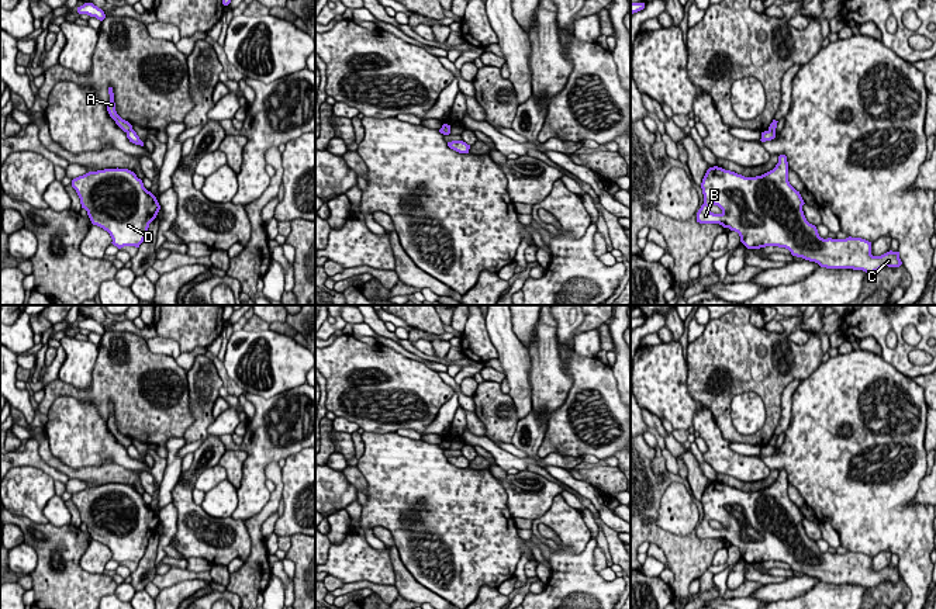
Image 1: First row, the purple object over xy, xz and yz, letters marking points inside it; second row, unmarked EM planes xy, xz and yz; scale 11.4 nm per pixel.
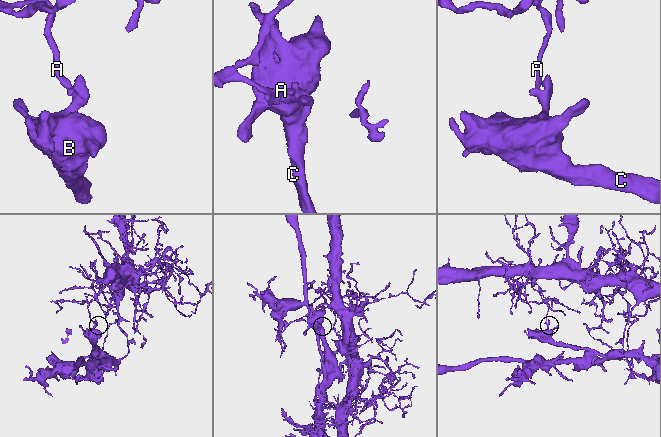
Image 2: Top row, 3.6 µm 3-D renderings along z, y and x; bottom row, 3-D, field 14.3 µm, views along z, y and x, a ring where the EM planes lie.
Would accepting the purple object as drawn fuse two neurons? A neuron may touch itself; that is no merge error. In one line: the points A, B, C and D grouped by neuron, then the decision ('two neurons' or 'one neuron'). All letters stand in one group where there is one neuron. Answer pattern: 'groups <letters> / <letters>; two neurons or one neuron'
groups A / B C D; two neurons

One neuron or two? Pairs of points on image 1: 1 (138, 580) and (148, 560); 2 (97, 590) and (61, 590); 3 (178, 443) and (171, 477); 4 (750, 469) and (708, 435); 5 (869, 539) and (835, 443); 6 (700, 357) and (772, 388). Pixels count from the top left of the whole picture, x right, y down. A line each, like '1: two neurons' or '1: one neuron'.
1: one neuron
2: one neuron
3: one neuron
4: one neuron
5: one neuron
6: one neuron

